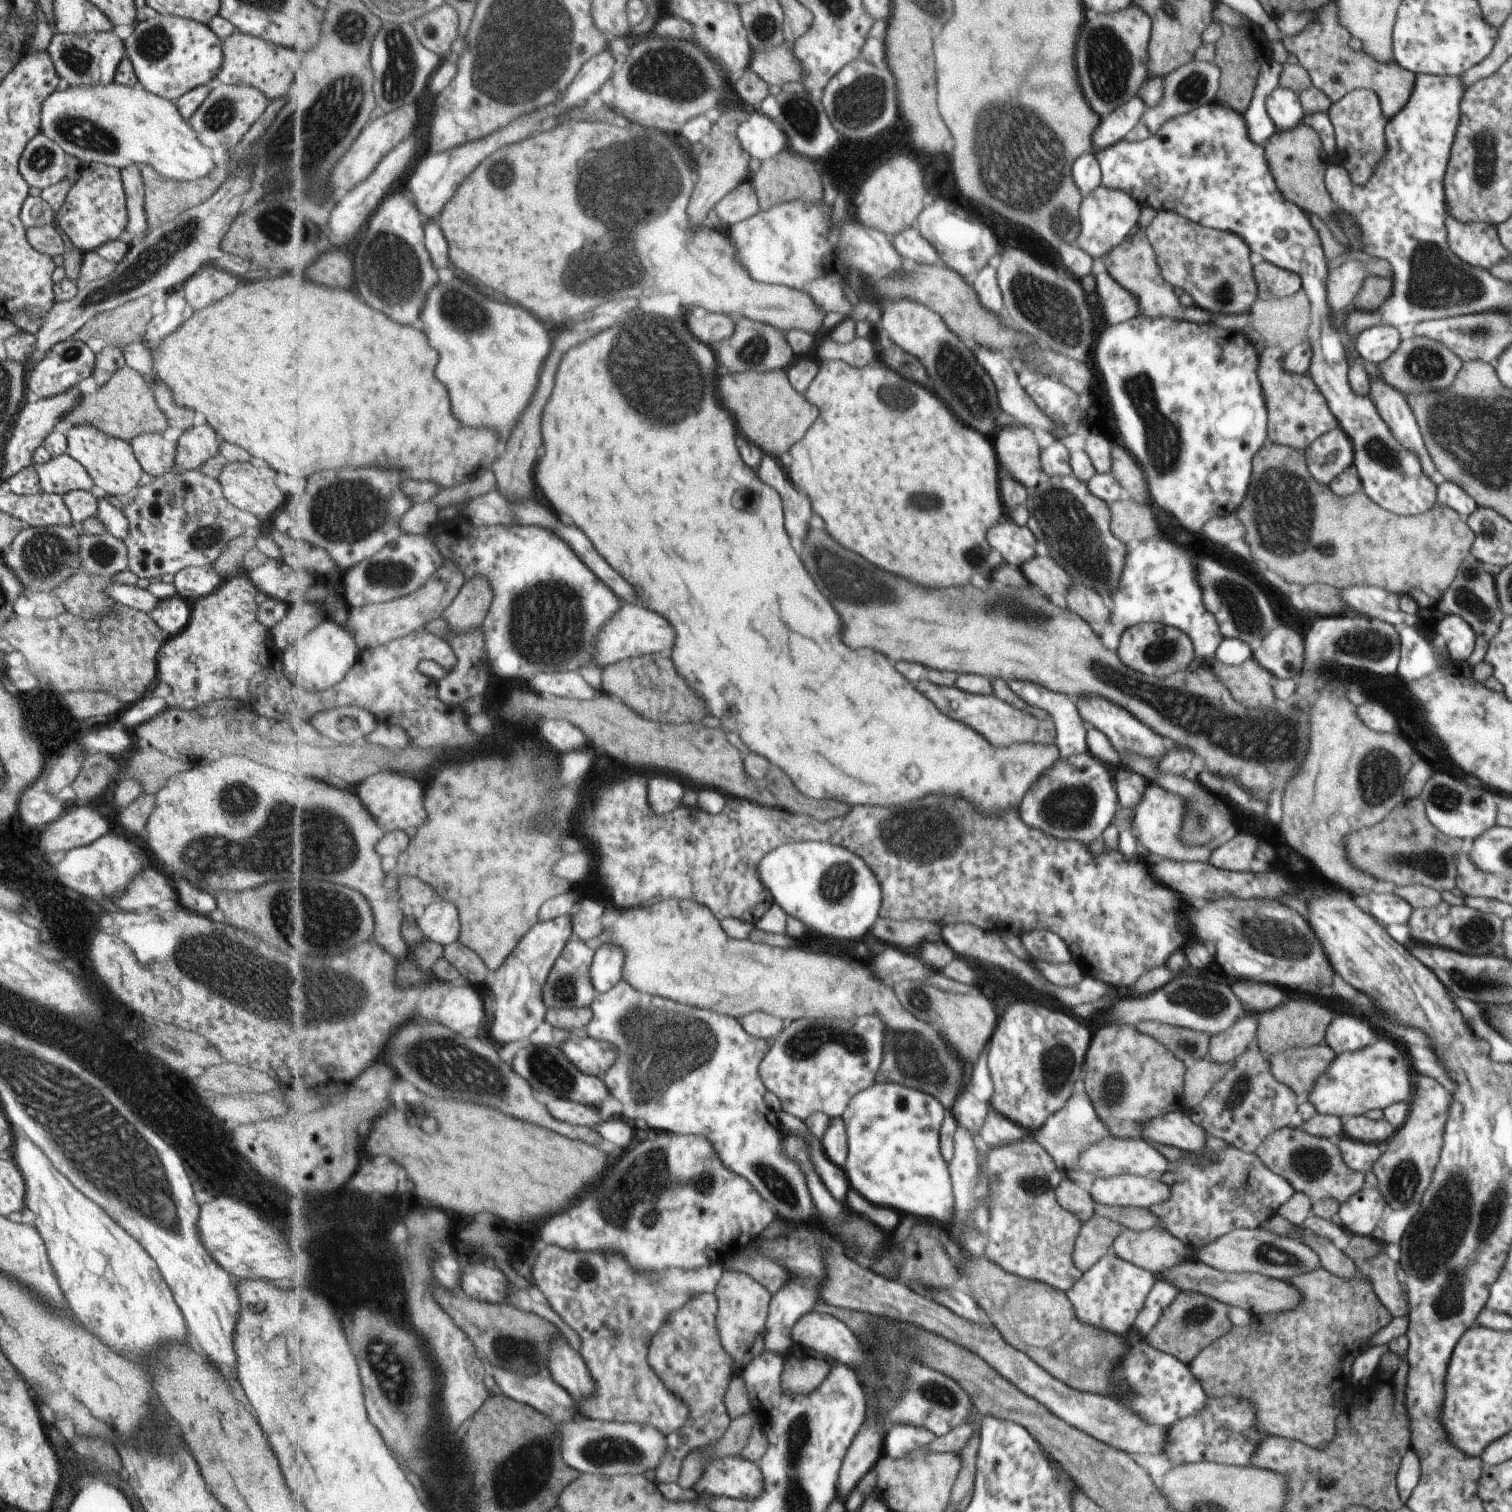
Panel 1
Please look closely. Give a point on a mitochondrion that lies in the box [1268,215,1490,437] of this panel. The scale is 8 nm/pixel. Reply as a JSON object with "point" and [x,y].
{"point":[1436,281]}

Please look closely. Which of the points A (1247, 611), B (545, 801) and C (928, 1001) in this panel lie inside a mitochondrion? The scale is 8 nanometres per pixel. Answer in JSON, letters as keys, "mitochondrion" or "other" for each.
{"A":"mitochondrion","B":"mitochondrion","C":"mitochondrion"}

